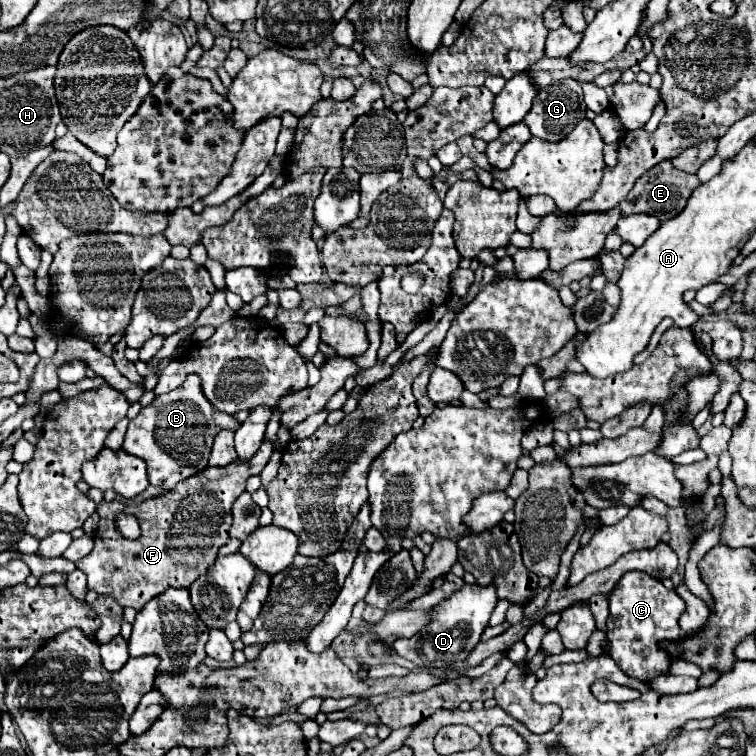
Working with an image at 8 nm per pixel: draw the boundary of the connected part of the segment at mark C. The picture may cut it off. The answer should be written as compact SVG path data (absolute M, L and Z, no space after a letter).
M626 572L616 584L614 592L608 594L610 616L608 616L608 642L606 652L616 660L620 670L632 678L646 680L660 674L668 674L672 662L670 654L658 648L660 640L678 640L682 636L678 618L684 612L684 602L674 590L666 590L662 582L646 576L646 572Z

